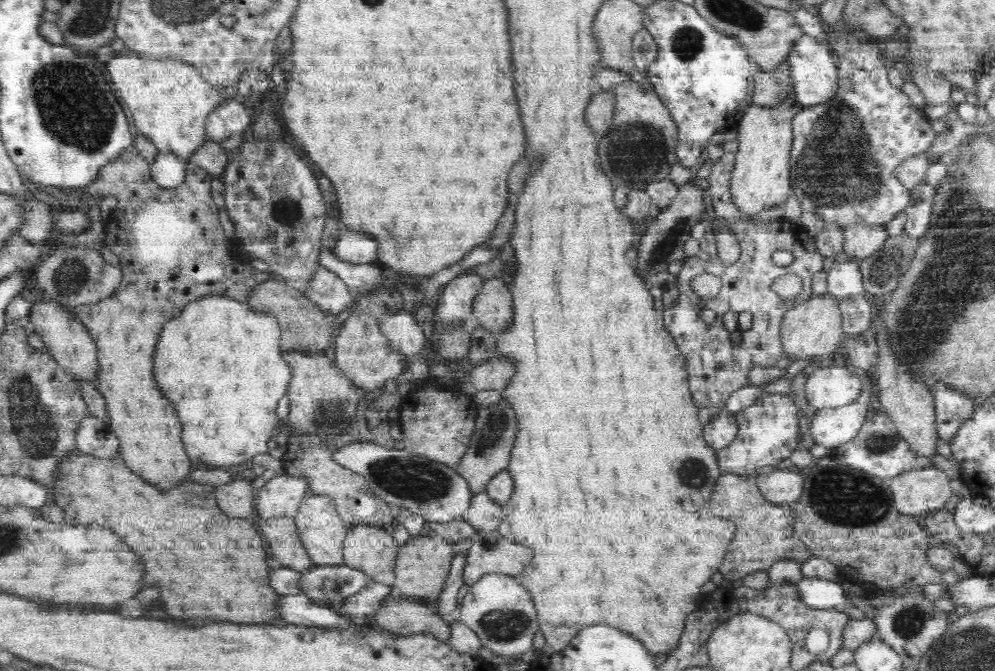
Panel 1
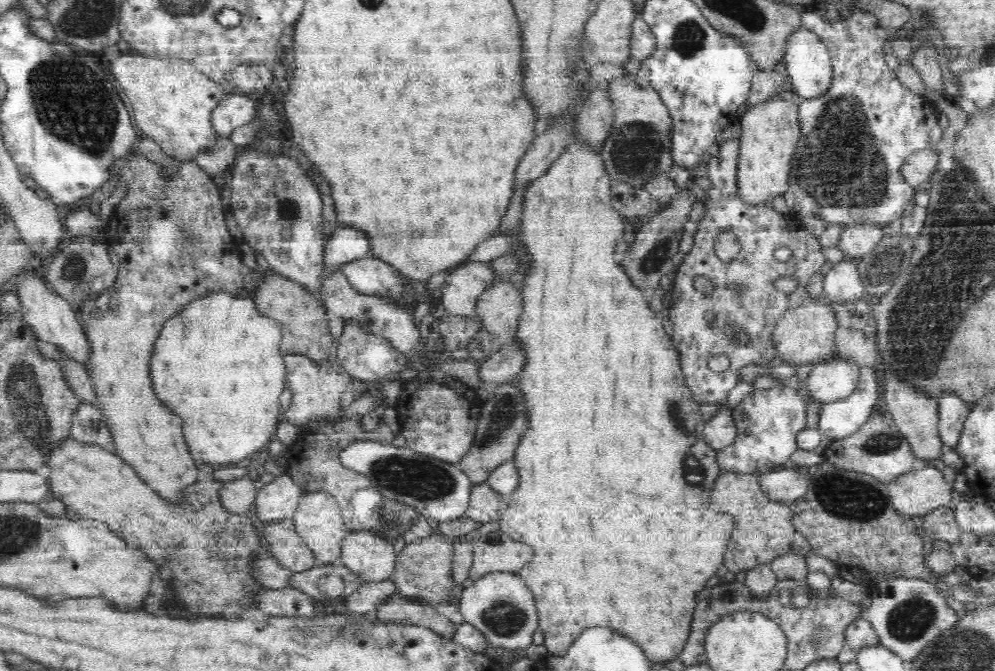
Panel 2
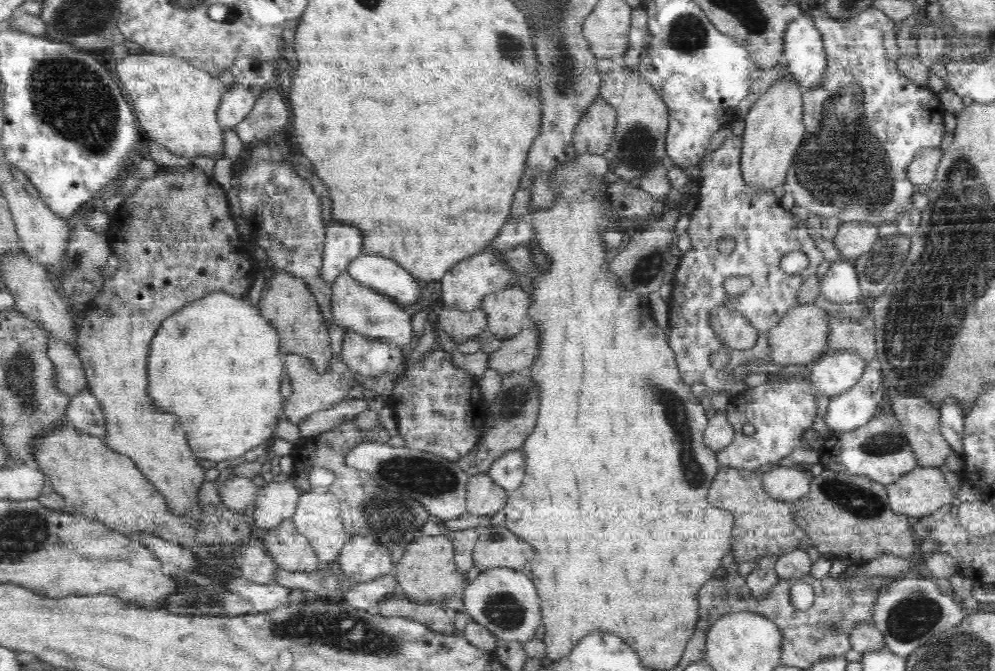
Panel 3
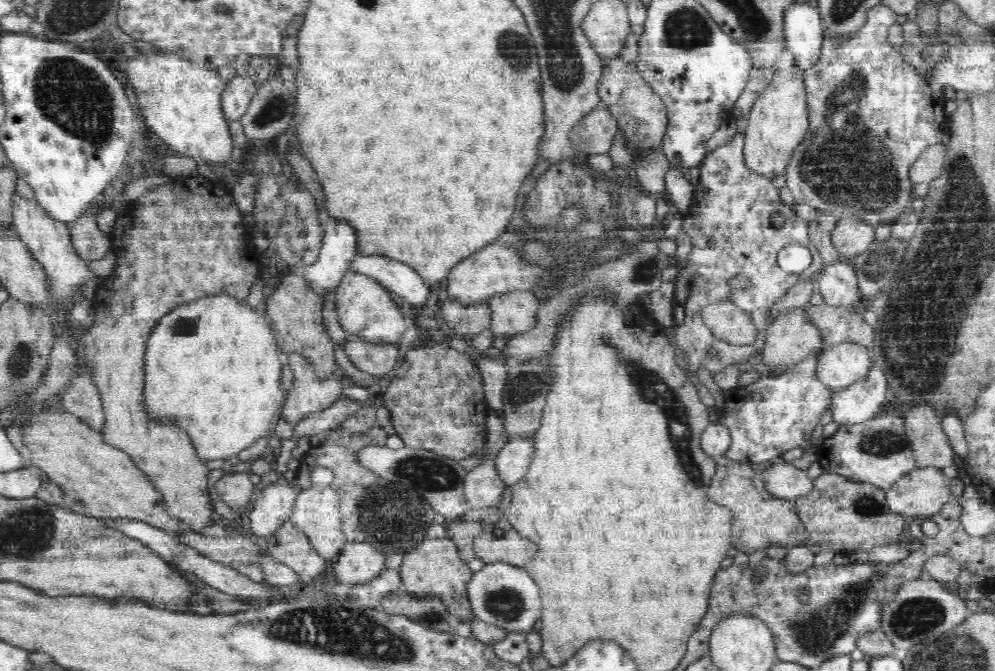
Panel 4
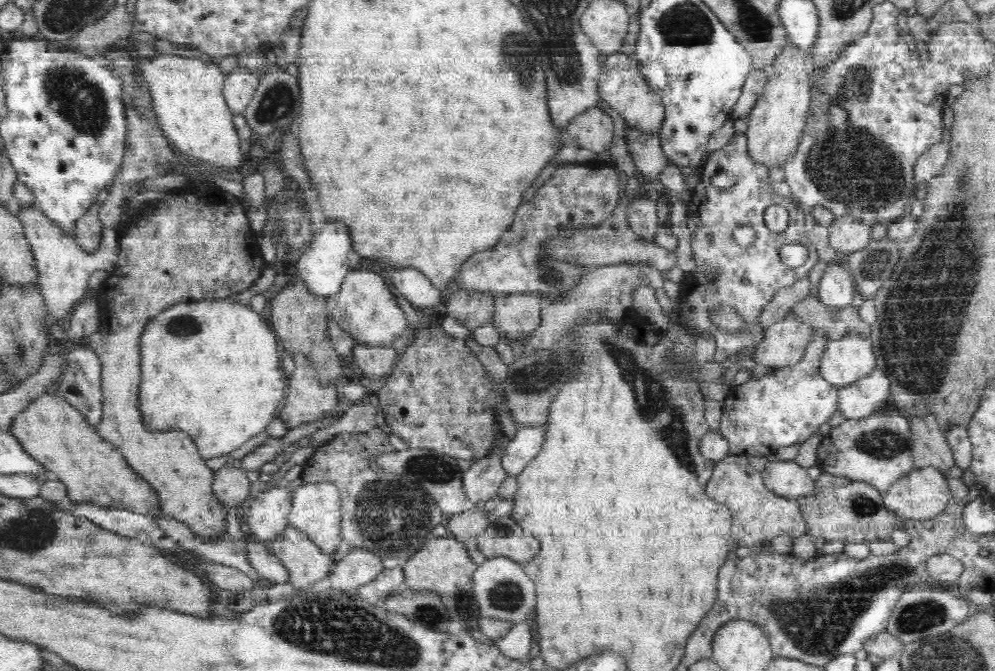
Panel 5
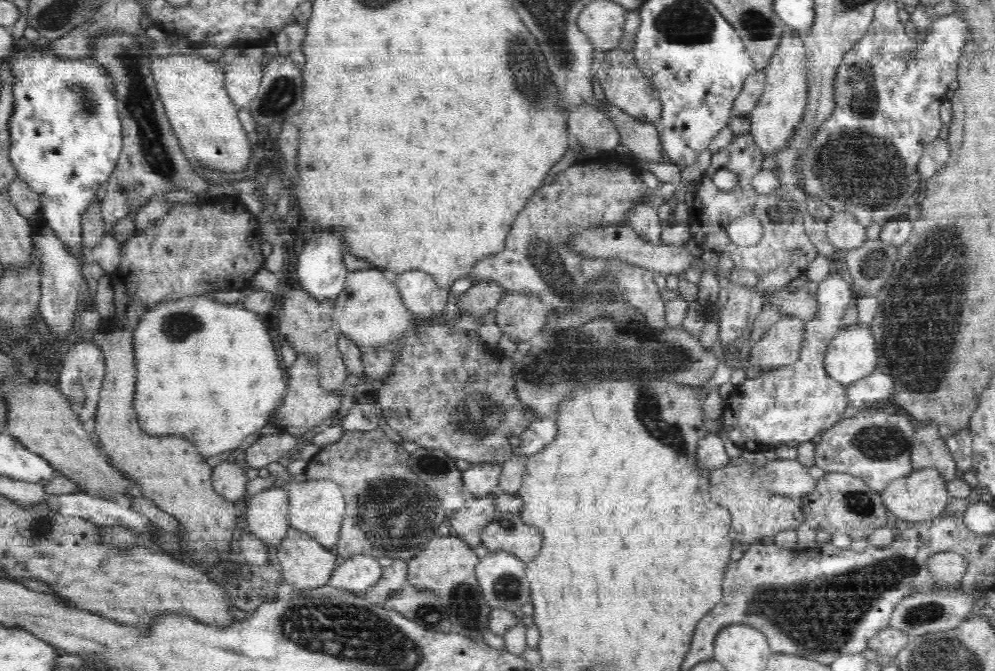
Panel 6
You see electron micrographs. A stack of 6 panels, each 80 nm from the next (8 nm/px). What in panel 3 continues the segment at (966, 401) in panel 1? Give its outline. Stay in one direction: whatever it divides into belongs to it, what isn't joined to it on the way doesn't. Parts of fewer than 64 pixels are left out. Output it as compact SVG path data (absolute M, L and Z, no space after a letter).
M946 399L938 408L941 412L939 427L951 450L961 455L964 440L966 412L954 399Z

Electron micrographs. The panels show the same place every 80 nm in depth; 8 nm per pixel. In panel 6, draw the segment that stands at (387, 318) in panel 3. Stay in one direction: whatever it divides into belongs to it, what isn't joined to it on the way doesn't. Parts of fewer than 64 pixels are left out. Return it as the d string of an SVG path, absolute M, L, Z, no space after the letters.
M378 269L352 271L346 278L344 291L334 298L334 313L333 320L338 331L359 348L382 348L390 342L398 342L415 325L416 320L401 299L401 288L396 283L390 284L384 272Z

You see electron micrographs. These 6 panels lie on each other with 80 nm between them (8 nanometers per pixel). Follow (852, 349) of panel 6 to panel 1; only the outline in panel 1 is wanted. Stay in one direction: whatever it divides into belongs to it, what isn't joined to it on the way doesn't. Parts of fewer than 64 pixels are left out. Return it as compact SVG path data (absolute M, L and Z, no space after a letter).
M820 367L807 376L804 395L814 410L838 408L854 404L861 398L863 382L856 372L848 372L848 367Z

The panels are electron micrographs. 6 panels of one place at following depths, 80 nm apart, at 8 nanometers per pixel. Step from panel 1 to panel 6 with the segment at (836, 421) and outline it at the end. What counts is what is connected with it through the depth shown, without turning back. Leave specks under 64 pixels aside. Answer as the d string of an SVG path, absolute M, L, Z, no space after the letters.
M876 369L846 387L847 403L854 410L866 410L876 401L888 400L893 395L894 387L891 376Z

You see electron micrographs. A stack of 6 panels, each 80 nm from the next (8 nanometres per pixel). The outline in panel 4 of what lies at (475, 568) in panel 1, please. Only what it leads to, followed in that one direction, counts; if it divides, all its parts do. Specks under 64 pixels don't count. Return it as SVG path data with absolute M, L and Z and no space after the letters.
M502 518L484 524L482 532L474 540L474 552L485 564L507 562L522 567L528 558L536 556L538 548L534 542L520 536L506 518Z

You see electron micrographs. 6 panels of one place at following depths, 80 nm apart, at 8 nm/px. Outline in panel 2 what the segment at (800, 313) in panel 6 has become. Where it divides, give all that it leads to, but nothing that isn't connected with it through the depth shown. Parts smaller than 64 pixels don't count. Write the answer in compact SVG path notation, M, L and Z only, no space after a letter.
M840 327L836 332L835 352L849 357L861 367L873 367L880 361L875 337L866 337L863 331Z

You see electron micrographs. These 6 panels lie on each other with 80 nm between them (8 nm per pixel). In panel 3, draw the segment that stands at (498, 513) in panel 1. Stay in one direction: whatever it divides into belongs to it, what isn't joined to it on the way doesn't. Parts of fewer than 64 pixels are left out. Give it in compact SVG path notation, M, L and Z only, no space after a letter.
M489 473L470 476L466 492L467 512L476 516L494 516L506 506L507 490L491 480Z

